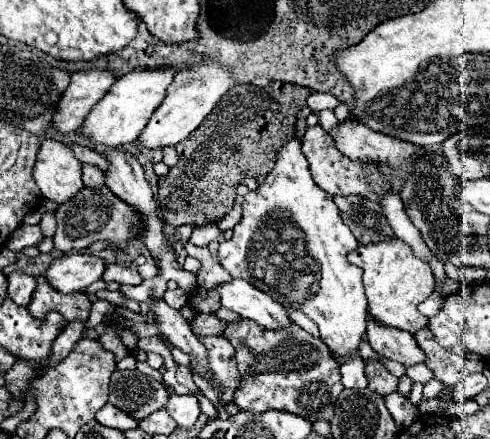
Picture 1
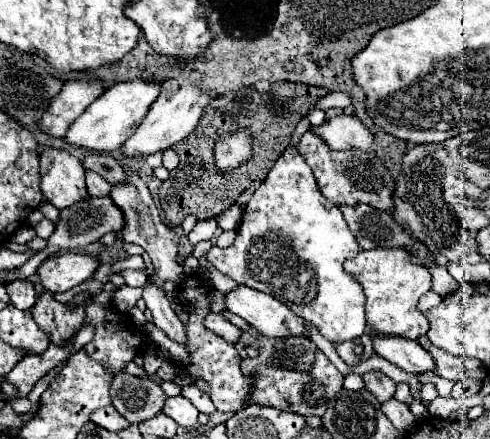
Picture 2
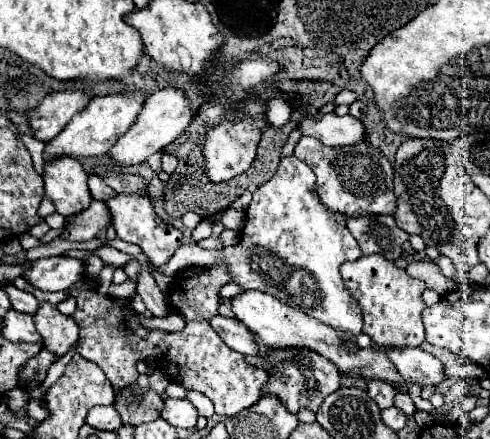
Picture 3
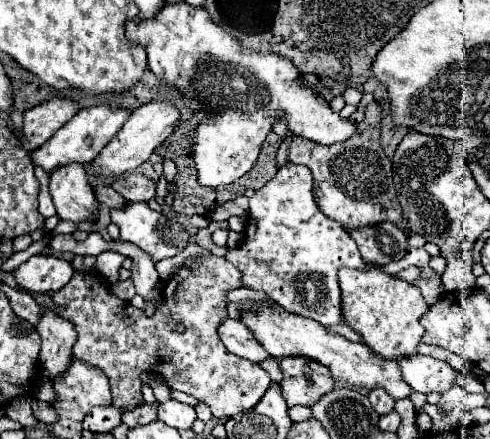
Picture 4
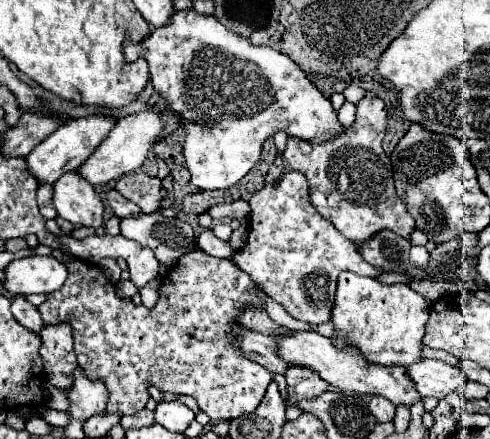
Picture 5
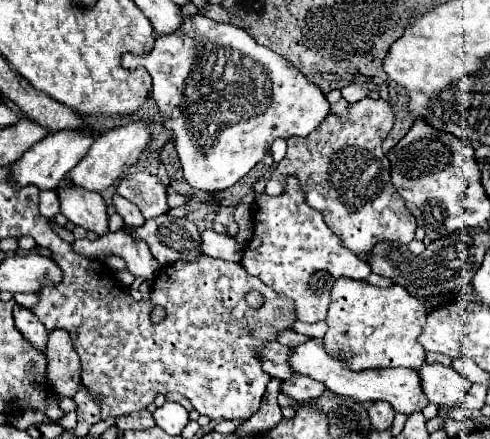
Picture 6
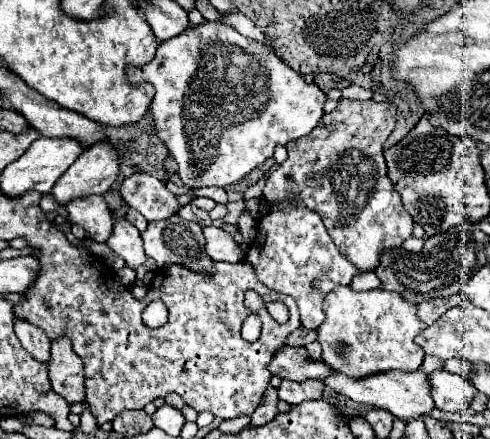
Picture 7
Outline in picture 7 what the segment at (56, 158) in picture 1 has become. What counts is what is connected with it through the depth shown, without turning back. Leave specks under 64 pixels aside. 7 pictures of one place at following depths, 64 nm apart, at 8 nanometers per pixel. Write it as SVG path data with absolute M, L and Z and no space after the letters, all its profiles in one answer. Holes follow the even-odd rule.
M86 196L84 200L74 200L66 206L66 210L70 222L80 224L88 232L88 238L94 242L106 242L110 238L114 218L102 196Z

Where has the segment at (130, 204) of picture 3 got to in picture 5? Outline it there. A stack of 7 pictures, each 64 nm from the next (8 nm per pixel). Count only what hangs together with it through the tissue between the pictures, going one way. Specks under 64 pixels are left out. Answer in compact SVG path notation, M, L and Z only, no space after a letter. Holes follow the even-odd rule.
M154 212L148 216L140 214L122 220L120 226L126 238L152 248L158 262L168 266L172 266L180 256L196 250L194 228L180 218L176 218L176 222L170 222L160 212Z

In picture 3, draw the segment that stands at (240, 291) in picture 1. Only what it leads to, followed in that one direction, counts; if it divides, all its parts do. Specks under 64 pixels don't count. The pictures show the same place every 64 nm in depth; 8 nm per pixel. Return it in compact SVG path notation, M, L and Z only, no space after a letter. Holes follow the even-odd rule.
M246 290L244 294L240 294L238 298L232 300L232 308L234 308L236 318L240 322L244 322L250 332L260 336L260 340L264 342L264 346L268 350L306 348L306 350L312 350L312 352L324 356L326 360L330 360L338 368L340 374L358 374L364 380L384 380L384 382L392 384L396 388L396 392L408 392L408 386L404 384L402 376L396 372L394 364L384 354L384 350L374 348L374 346L352 350L350 342L340 332L334 332L332 328L320 324L318 320L312 320L312 316L308 316L296 308L288 308L274 296L268 296L258 290Z

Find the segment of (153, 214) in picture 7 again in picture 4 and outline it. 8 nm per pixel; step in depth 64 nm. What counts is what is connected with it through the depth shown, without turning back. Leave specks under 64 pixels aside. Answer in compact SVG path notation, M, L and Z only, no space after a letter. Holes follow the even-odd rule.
M132 172L127 177L121 177L121 180L115 180L111 185L116 192L122 194L130 202L150 202L156 196L156 180Z

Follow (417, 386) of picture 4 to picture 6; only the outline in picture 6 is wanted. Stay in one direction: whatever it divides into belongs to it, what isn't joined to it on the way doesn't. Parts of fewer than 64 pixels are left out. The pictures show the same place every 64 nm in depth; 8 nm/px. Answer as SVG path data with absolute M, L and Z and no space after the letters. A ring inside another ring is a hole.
M424 364L418 368L418 374L422 378L424 394L436 406L458 406L470 390L470 382L452 366Z

